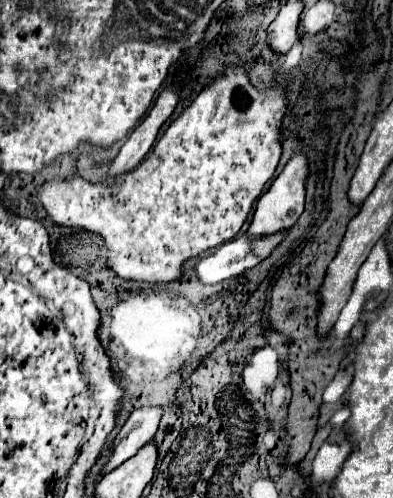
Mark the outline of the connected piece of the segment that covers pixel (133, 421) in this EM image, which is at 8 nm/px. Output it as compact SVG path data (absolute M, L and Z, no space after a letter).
M140 407L130 413L128 421L120 427L116 439L112 441L112 453L108 455L108 461L100 471L102 477L108 471L116 469L120 463L124 463L128 457L136 455L136 451L154 437L160 423L160 415L160 407Z

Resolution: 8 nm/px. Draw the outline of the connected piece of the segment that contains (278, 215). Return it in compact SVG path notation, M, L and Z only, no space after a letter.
M296 153L288 161L284 171L272 181L270 189L258 199L252 223L250 223L248 231L246 231L248 237L280 233L284 229L290 229L296 223L296 219L304 211L304 179L306 179L306 175L308 175L308 161L306 161L306 157L302 153Z

